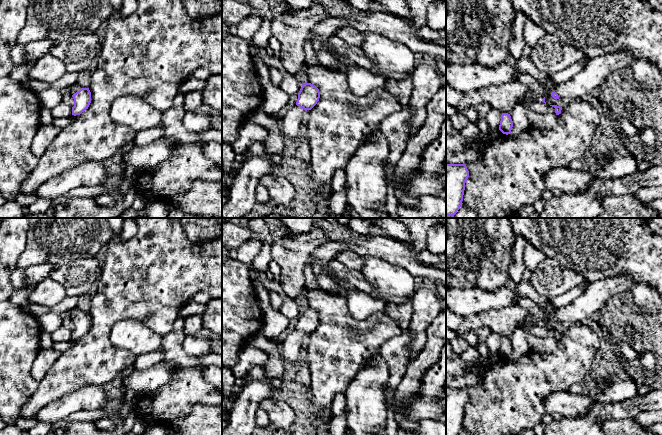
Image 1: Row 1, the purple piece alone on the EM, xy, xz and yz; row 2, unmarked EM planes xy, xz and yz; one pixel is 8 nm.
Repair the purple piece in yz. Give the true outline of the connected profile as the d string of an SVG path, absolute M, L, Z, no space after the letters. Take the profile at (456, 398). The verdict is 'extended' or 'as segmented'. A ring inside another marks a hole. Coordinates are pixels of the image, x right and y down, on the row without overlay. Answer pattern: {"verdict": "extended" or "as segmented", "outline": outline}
{"verdict": "as segmented", "outline": "M446 388L446 435L458 435L462 430L468 401L465 388Z"}

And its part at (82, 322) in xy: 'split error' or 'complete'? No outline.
split error

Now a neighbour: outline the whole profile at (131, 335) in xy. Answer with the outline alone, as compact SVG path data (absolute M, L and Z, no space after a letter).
M127 319L114 324L110 340L115 347L138 356L159 349L163 336L142 322Z

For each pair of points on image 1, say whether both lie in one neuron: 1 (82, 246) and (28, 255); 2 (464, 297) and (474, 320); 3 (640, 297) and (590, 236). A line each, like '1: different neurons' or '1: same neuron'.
1: same neuron
2: different neurons
3: different neurons

